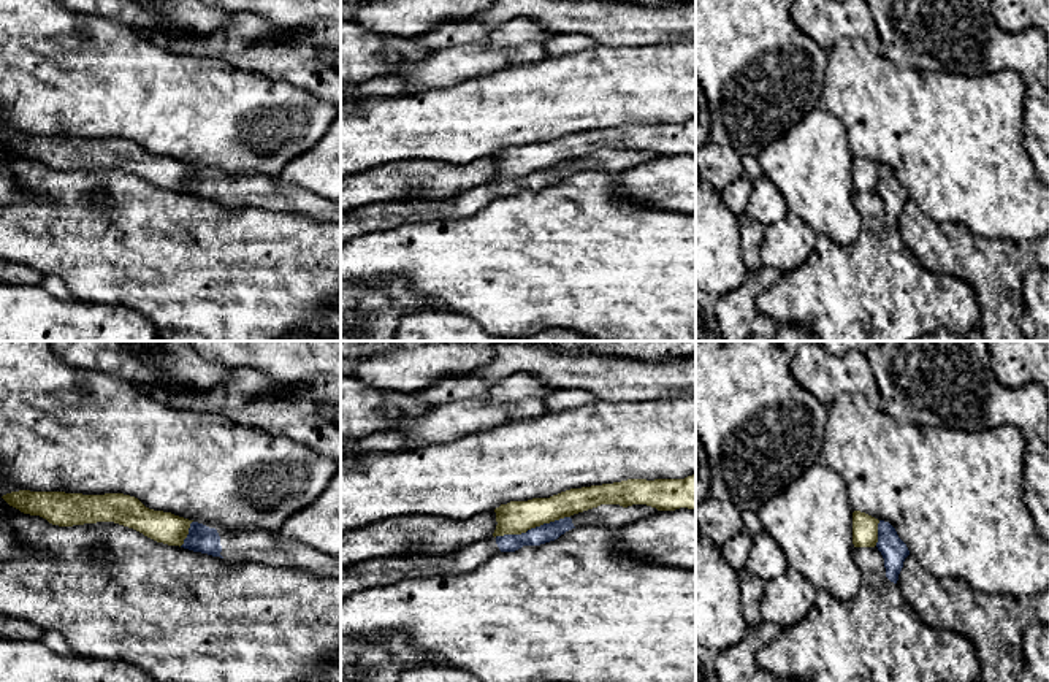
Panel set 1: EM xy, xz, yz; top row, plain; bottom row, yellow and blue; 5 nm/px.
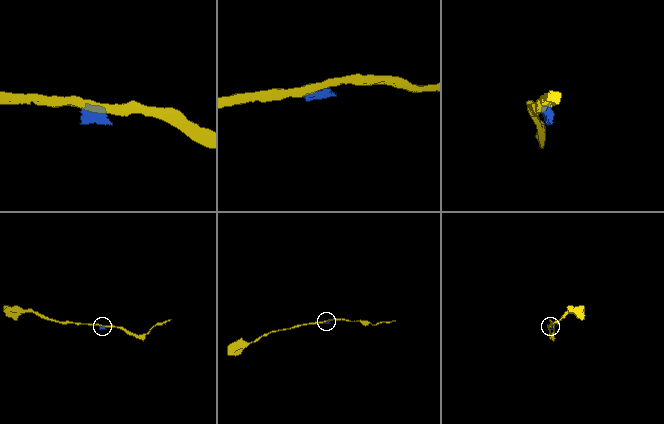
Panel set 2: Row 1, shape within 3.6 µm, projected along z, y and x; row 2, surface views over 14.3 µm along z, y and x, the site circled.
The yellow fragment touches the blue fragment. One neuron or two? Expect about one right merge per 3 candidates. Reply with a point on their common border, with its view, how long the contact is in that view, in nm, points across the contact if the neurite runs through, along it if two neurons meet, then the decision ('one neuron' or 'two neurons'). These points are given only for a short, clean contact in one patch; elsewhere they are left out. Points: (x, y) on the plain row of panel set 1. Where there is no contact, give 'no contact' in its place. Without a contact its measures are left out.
meets yellow in xz at (531, 172); contact 400 nm long; border along xz (569, 160), (520, 178), (495, 181); two neurons

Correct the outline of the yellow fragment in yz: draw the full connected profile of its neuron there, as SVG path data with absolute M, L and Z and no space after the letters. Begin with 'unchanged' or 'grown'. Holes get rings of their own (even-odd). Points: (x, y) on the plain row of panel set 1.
unchanged; M853 157L853 189L854 192L875 192L878 187L879 165L860 157Z

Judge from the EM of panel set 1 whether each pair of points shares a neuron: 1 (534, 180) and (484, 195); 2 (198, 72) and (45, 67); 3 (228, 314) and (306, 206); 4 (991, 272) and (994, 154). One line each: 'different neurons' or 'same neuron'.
1: same neuron
2: same neuron
3: different neurons
4: different neurons

